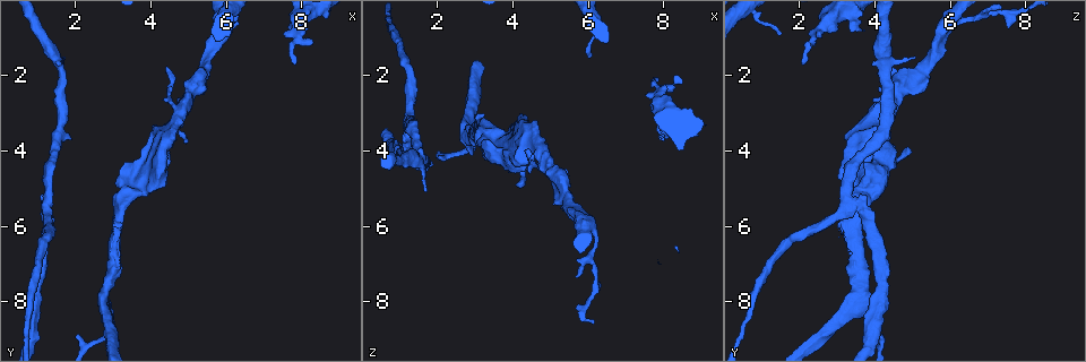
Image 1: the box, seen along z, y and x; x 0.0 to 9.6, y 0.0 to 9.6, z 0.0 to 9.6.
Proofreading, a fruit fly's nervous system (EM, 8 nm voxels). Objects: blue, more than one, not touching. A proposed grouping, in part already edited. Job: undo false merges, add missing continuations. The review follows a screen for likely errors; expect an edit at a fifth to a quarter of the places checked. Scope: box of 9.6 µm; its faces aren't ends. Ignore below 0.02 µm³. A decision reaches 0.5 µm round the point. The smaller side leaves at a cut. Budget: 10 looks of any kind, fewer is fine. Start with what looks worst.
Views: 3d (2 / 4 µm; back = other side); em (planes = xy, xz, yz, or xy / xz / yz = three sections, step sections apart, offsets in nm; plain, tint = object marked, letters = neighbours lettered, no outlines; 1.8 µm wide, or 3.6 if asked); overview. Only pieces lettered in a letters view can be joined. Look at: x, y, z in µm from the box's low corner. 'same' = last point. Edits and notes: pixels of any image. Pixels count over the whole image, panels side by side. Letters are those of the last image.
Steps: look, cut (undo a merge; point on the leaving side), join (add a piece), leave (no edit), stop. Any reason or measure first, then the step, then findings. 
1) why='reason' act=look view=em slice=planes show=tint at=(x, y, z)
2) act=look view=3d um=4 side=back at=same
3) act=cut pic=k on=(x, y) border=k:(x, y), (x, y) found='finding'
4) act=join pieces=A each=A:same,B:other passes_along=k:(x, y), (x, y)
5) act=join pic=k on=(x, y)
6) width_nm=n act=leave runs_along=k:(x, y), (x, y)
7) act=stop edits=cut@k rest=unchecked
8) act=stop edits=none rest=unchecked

why='branch point' act=look view=em slice=planes show=letters at=(1.25, 5.40, 3.40)

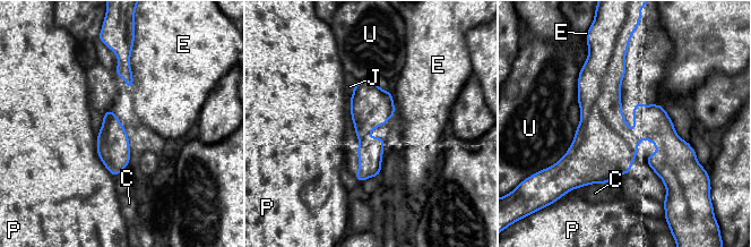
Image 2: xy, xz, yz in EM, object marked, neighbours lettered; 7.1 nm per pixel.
act=leave each=C:other,E:other,J:other,P:other,U:other found='continuous, no second neuron'

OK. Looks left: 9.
why='thin end' act=look view=em slice=yz step=16 show=tint at=(7.80, 1.65, 2.10)

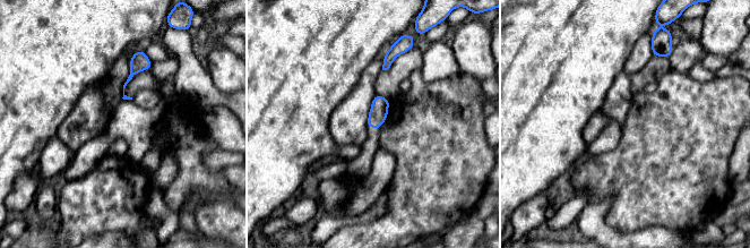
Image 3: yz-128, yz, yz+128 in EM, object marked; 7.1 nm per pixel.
act=look view=em slice=planes show=letters at=same

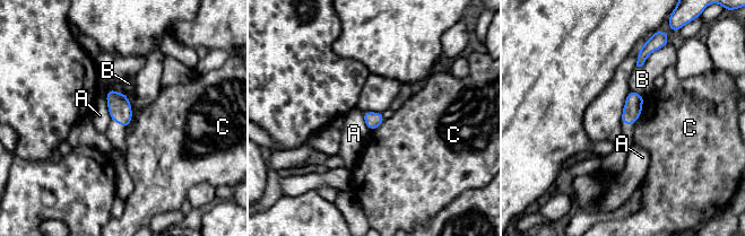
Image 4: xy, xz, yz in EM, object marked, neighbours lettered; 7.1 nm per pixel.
act=leave each=A:other,B:other,C:other border=4:(644, 96), (642, 112), (633, 124) found='none of them fits'

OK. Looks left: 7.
why='free end' act=look view=em slice=planes show=plain at=(7.95, 0.85, 3.65)

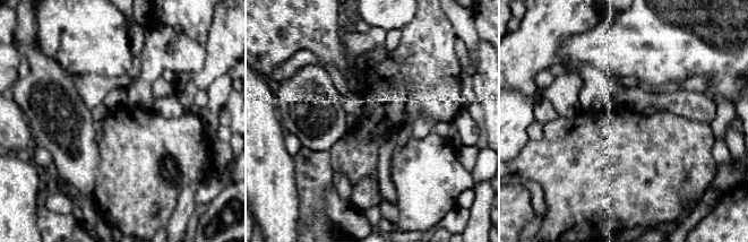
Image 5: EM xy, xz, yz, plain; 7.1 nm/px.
why='with the object marked' act=look view=em slice=planes show=tint at=same

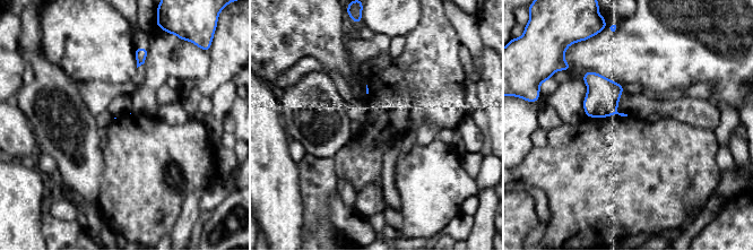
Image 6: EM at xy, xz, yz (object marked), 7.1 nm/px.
why='what lies round it' act=look view=em slice=planes show=letters at=same

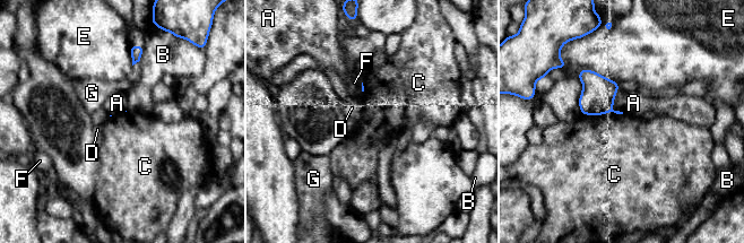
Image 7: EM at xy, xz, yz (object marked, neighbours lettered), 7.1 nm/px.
longest_contact=E:320nm act=leave each=A:other,B:other,C:other,D:other,E:other,F:other,G:other found='none of them fits'

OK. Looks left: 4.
why='an open end' act=look view=em slice=planes show=tint at=(6.05, 0.95, 1.55)

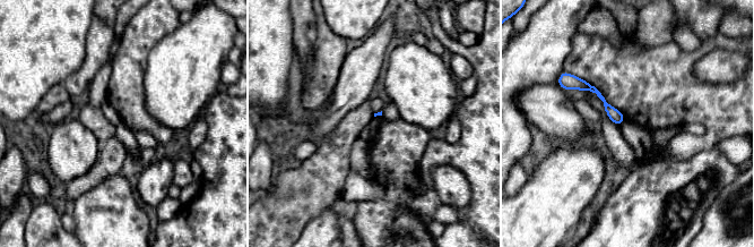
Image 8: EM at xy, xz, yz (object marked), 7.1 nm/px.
why='what lies round it' act=look view=em slice=planes show=letters at=same

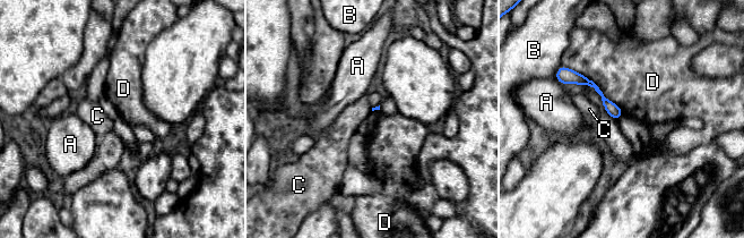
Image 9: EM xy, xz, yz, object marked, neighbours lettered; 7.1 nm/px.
act=leave each=A:other,B:other,C:other,D:other border=9:(567, 67), (589, 78), (623, 113) found='none of them fits'

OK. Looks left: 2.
act=stop edits=none rest=unchecked

